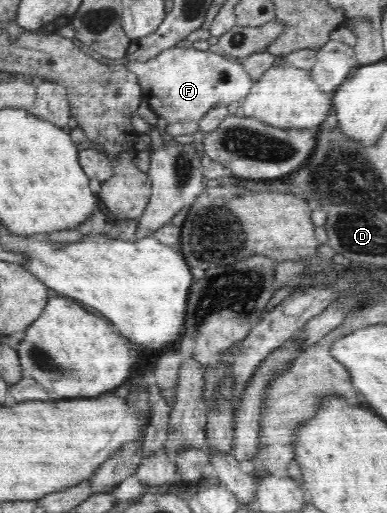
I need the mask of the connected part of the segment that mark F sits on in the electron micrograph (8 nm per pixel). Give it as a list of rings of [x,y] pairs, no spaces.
[[[172,47],[158,53],[149,61],[128,61],[125,65],[131,73],[137,75],[143,98],[157,118],[168,123],[176,121],[199,121],[215,105],[231,105],[243,101],[255,82],[240,61],[227,59],[211,50],[201,51],[196,48]]]

